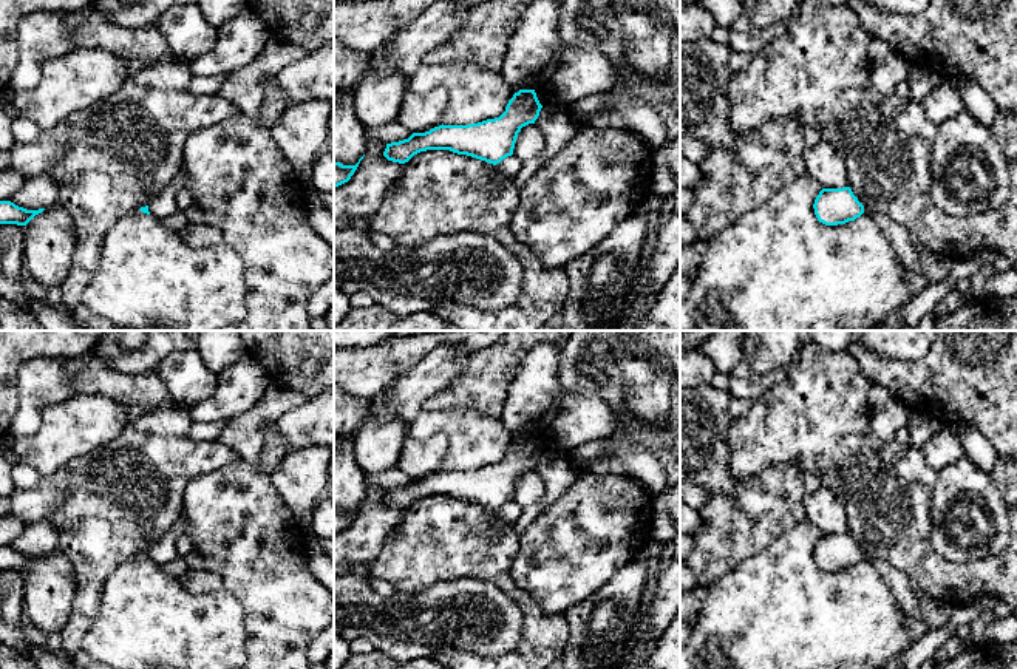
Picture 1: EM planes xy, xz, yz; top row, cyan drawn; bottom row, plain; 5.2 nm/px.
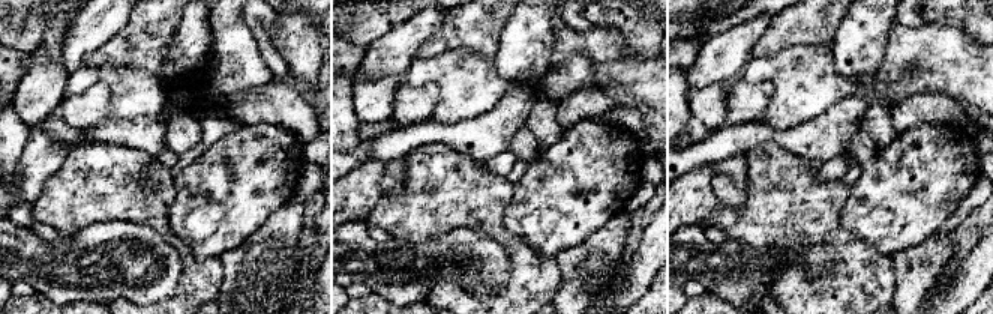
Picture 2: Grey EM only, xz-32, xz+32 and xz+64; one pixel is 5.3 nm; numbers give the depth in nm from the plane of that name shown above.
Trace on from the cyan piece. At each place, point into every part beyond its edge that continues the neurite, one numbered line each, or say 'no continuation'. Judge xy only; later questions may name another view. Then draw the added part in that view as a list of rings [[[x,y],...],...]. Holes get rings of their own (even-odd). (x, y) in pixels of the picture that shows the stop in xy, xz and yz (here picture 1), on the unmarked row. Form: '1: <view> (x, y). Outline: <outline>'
no continuation

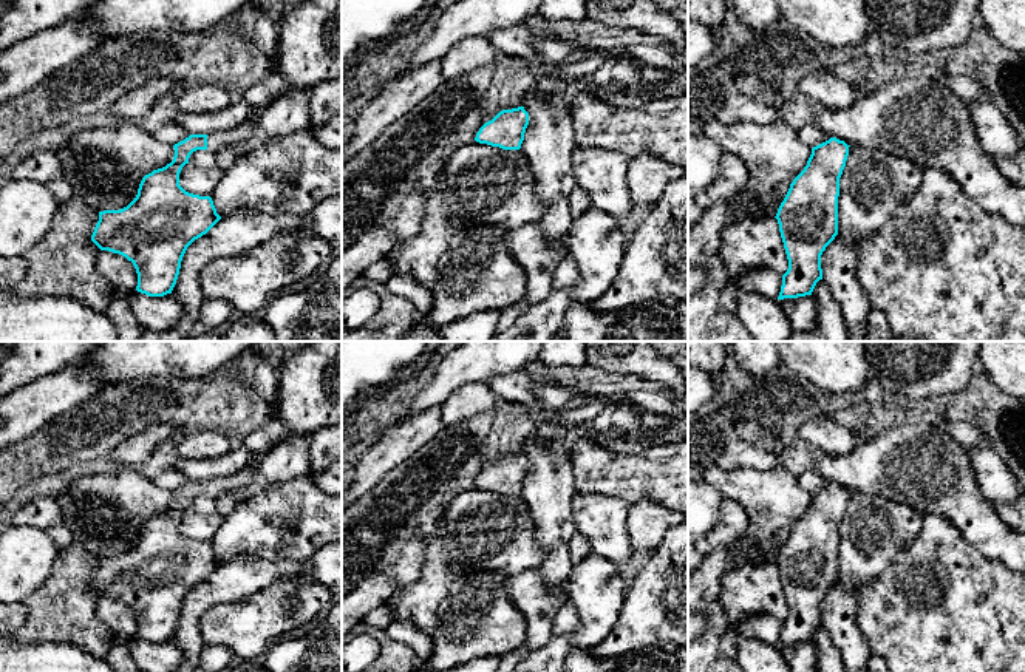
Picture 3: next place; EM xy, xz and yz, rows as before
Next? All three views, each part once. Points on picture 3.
1: xy (215, 487). Outline: [[[267,451],[257,453],[254,459],[254,465],[233,476],[207,480],[207,496],[215,499],[223,493],[246,490],[246,487],[254,480],[266,453]]]

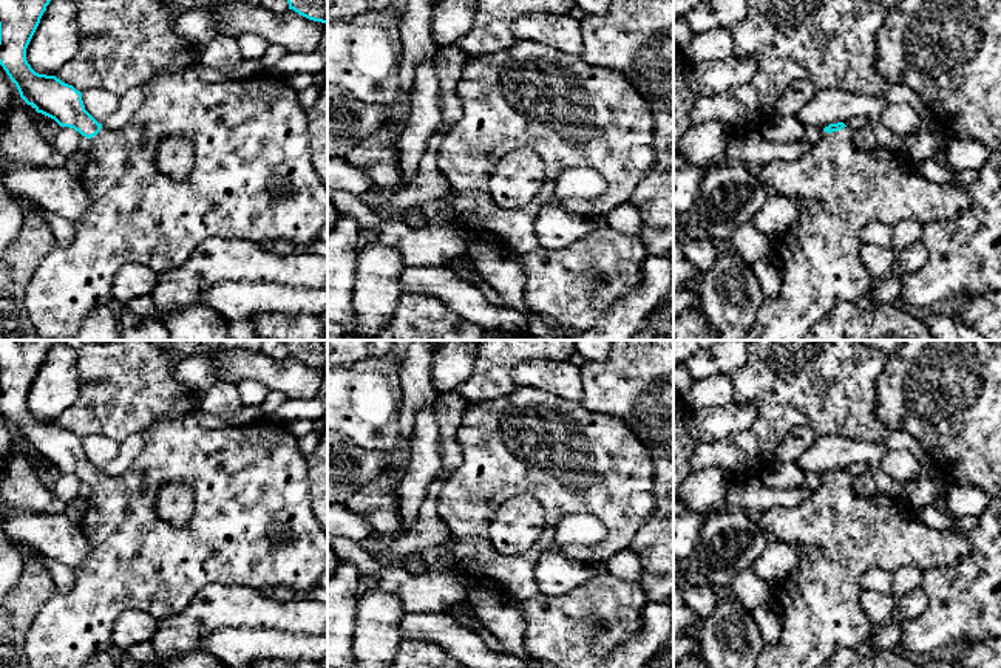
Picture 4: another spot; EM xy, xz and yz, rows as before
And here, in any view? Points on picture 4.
1: yz (842, 535). Outline: [[[848,472],[839,478],[820,476],[820,486],[797,507],[772,507],[754,512],[762,530],[772,540],[799,547],[802,555],[786,578],[772,589],[772,602],[782,619],[782,639],[777,645],[766,645],[755,668],[819,668],[842,648],[865,648],[876,626],[867,617],[862,605],[860,577],[871,569],[893,574],[902,566],[914,566],[922,572],[935,567],[955,567],[972,554],[972,543],[958,530],[935,530],[913,515],[907,499],[891,499],[879,492],[860,496],[854,489],[854,476]]]

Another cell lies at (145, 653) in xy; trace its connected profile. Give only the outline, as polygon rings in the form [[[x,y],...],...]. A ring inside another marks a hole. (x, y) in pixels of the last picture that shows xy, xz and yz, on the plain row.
[[[151,640],[137,643],[128,648],[124,654],[142,663],[158,663],[159,662],[159,654],[156,653]]]

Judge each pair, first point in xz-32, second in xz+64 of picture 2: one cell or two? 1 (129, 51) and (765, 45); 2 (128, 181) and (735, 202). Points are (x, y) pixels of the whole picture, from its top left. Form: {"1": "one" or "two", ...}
{"1": "one", "2": "two"}

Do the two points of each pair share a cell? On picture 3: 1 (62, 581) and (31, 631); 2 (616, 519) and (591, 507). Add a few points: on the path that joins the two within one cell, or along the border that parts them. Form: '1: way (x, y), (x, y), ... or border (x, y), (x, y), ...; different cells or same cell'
1: way (62, 593), (62, 600), (44, 618); same cell
2: way (609, 519), (603, 519), (597, 513); same cell

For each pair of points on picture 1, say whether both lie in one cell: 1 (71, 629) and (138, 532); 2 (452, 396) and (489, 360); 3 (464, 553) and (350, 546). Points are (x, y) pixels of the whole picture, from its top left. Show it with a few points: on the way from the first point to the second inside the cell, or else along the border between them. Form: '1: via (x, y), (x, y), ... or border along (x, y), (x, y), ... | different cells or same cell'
1: via (85, 604), (90, 594), (90, 577), (113, 553) | same cell
2: via (461, 388), (479, 370) | same cell
3: border along (388, 536), (380, 552), (368, 564) | different cells

